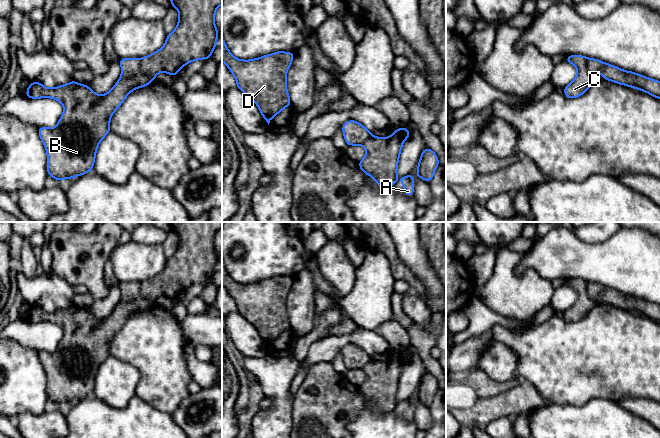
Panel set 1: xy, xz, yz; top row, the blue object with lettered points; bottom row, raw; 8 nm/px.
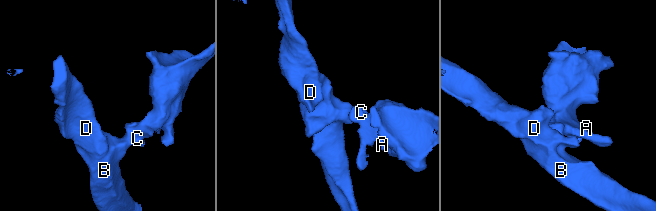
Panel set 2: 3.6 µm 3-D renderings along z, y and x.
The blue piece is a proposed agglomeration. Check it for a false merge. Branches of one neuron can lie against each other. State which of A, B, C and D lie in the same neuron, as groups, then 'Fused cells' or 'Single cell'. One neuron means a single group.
Groups: A / B C D. Fused cells

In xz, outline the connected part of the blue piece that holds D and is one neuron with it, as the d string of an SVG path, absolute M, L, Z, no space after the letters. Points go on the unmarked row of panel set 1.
M222 261L222 285L234 299L237 312L255 326L268 349L274 340L291 329L286 299L293 282L294 277L279 275L252 284L240 284L230 277Z

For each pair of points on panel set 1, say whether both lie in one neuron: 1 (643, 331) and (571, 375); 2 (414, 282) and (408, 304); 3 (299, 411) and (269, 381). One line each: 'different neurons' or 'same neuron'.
1: same neuron
2: different neurons
3: different neurons

